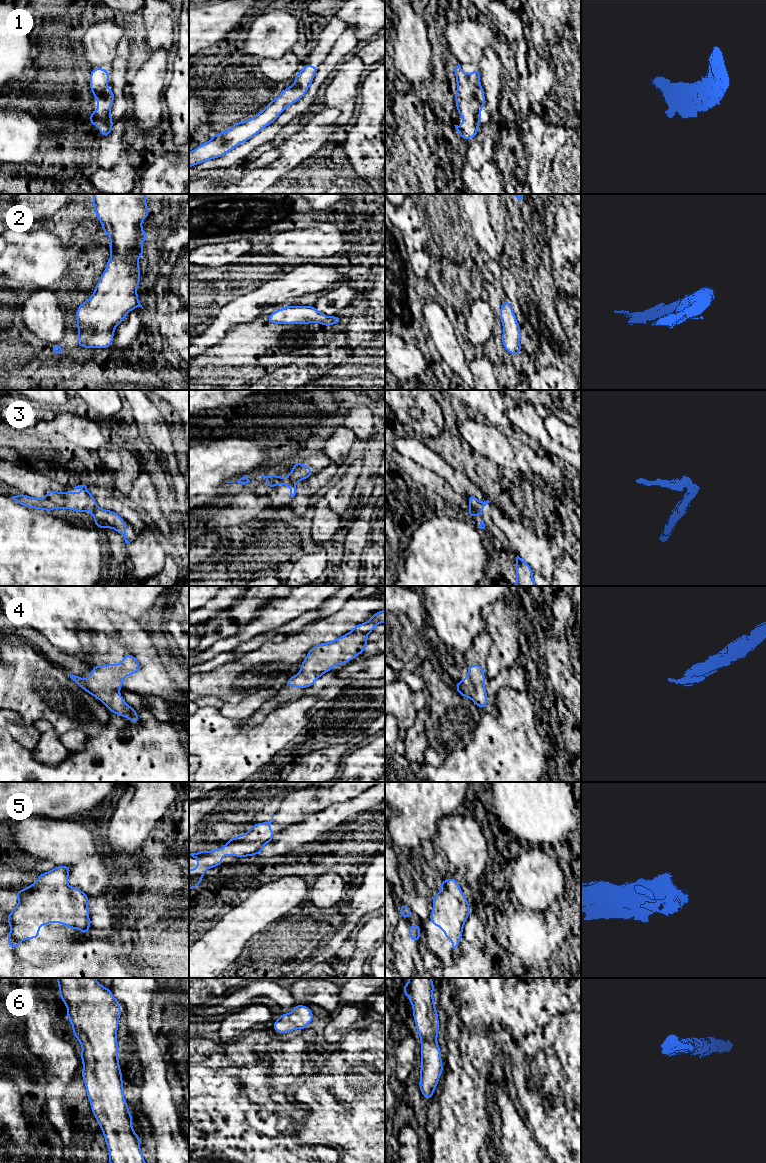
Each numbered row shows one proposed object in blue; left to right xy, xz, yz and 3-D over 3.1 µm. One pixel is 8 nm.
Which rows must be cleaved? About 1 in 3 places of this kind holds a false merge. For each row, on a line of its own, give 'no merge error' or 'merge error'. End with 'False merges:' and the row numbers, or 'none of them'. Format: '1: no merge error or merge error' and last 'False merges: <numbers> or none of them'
1: no merge error
2: no merge error
3: merge error
4: no merge error
5: no merge error
6: no merge error
False merges: 3

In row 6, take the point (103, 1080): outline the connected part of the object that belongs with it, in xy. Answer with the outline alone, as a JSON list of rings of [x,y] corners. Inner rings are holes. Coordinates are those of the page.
[[[56,978],[60,998],[67,1006],[73,1035],[82,1045],[82,1079],[85,1082],[91,1111],[104,1134],[109,1163],[145,1163],[140,1149],[141,1138],[133,1131],[132,1115],[123,1094],[122,1071],[118,1060],[117,1030],[122,1015],[119,1001],[111,990],[95,978]]]

